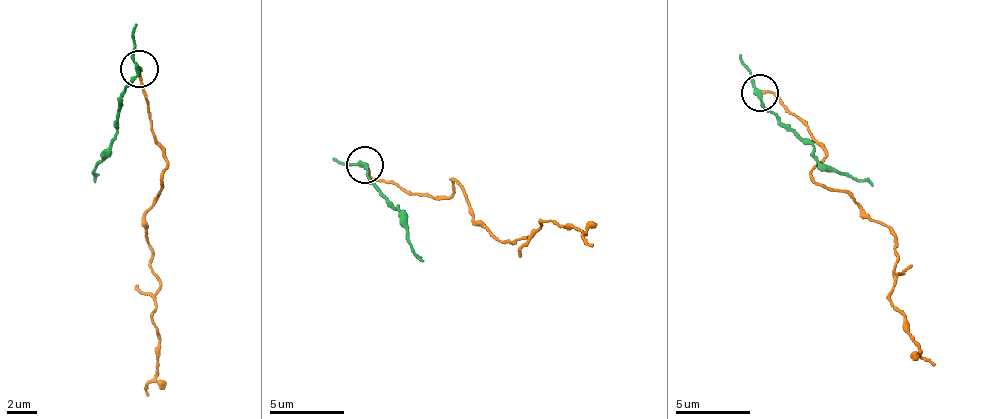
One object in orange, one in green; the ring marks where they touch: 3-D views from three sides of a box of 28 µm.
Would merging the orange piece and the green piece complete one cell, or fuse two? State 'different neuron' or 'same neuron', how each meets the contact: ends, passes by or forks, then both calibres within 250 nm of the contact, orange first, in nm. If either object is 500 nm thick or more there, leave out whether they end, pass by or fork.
different neuron; orange ends; green passes by; calibres 140 and 220 nm

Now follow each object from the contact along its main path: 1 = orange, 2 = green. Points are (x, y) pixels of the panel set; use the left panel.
1: (139, 67), (165, 162), (161, 193), (142, 220), (150, 272), (158, 280), (152, 325), (159, 362), (147, 395)
2: (139, 67), (117, 105), (111, 146), (96, 161), (94, 183)

